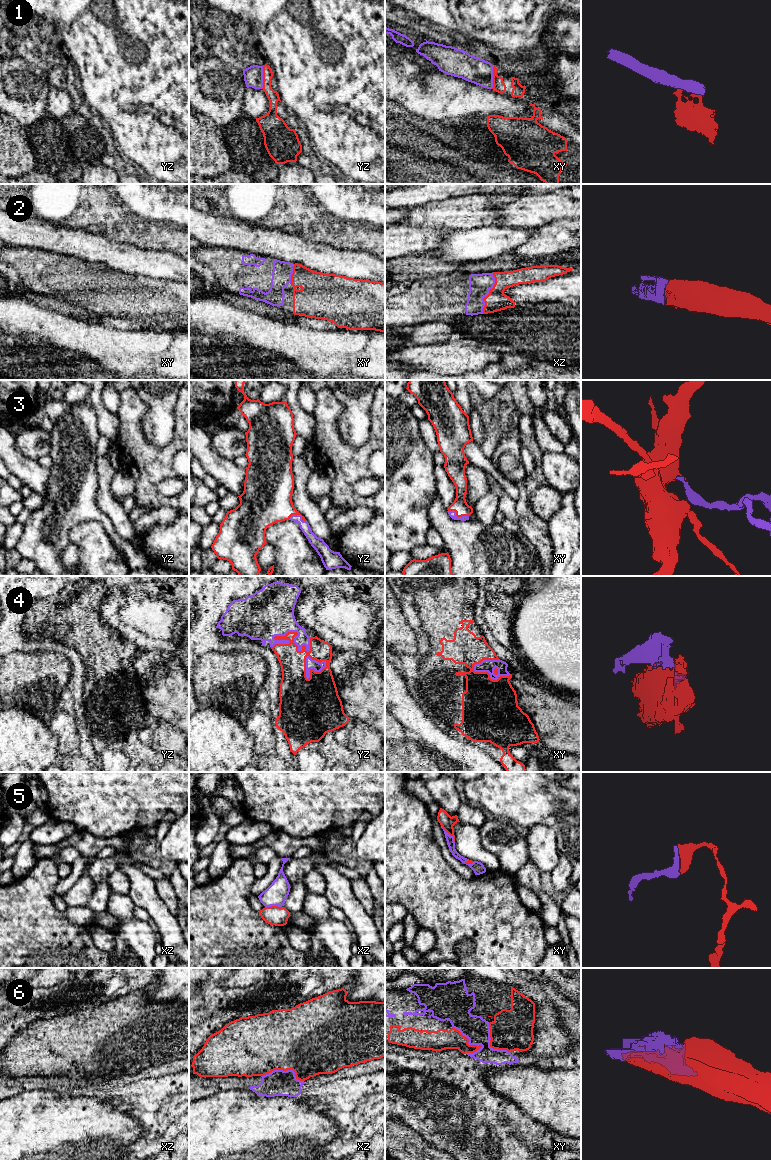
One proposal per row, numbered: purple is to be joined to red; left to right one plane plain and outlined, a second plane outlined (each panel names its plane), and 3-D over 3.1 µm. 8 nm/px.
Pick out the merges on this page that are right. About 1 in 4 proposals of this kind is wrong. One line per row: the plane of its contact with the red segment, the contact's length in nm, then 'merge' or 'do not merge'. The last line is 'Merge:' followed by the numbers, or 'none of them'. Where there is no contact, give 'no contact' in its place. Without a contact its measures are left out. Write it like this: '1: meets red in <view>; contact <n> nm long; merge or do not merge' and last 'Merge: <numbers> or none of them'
1: meets red in xy; contact 190 nm long; do not merge
2: meets red in xz; contact 340 nm long; merge
3: meets red in xy; contact 180 nm long; merge
4: meets red in yz; contact 320 nm long; merge
5: meets red in xy; contact 180 nm long; do not merge
6: meets red in xy; contact 300 nm long; merge
Merge: 2, 3, 4, 6

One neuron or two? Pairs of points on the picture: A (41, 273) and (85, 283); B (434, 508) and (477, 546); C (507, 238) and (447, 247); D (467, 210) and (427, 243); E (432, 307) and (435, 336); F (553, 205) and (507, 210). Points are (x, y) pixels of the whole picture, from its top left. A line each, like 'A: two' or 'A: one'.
A: one
B: one
C: one
D: two
E: two
F: one

